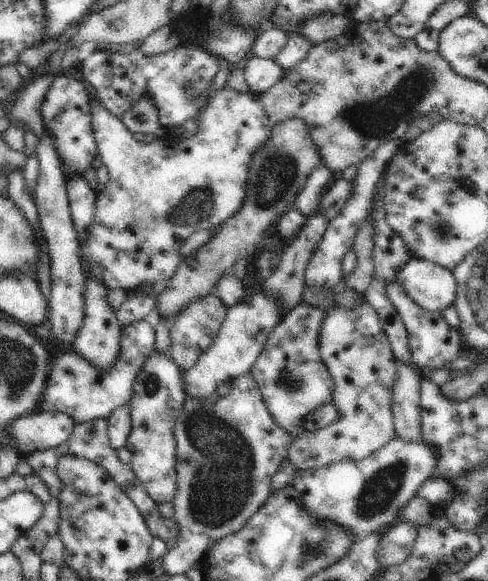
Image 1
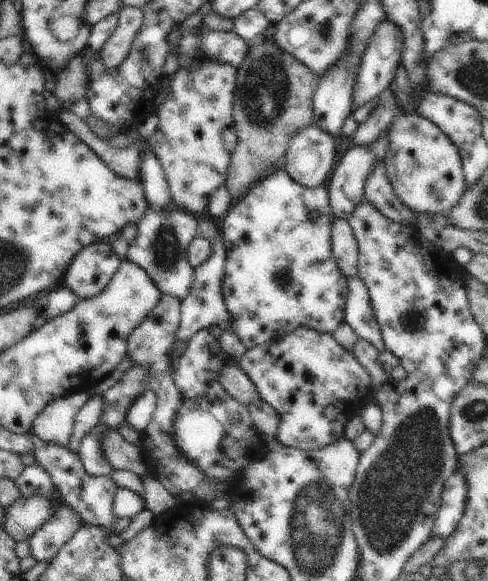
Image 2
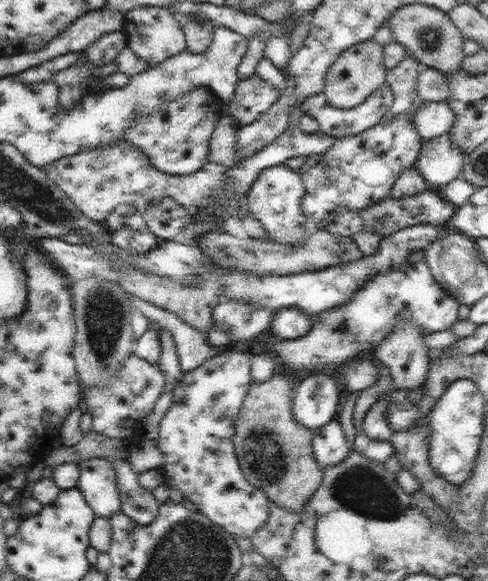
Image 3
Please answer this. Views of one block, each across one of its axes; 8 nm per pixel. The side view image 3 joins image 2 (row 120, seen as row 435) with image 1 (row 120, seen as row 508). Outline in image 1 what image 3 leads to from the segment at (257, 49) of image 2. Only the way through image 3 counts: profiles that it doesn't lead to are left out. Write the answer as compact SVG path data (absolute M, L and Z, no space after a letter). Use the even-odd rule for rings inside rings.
M288 118L273 126L268 142L252 156L248 170L246 198L242 208L214 231L210 242L206 242L206 245L198 248L194 254L181 260L176 273L158 296L155 308L158 309L160 317L166 318L169 324L172 323L180 314L180 310L190 306L190 302L213 294L216 282L229 272L238 260L259 253L266 232L270 236L276 223L290 208L293 208L310 172L320 162L320 152L304 120Z

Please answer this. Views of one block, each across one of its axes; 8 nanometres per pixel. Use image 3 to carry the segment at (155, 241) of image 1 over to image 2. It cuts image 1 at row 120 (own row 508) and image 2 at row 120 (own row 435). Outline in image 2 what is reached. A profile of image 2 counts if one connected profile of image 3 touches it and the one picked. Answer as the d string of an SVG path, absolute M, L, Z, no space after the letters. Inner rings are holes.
M200 60L196 66L190 68L172 68L171 90L157 110L157 130L144 142L150 146L150 150L162 165L173 207L199 217L206 213L211 194L224 184L232 153L237 146L233 106L238 68L220 60Z

